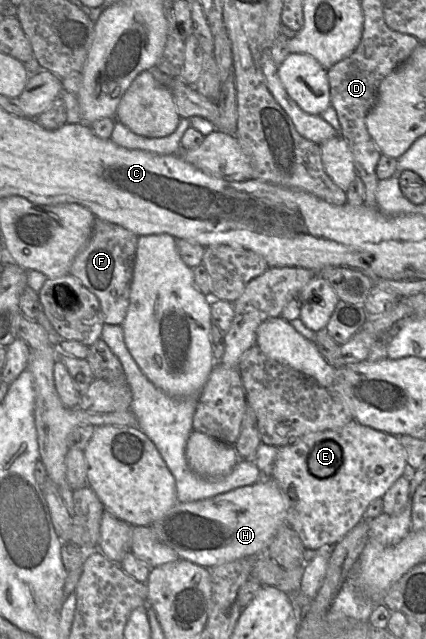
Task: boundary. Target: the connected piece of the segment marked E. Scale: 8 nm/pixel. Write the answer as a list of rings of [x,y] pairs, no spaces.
[[[352,420],[340,429],[309,433],[296,440],[290,446],[280,447],[271,478],[277,483],[289,503],[287,523],[298,534],[306,550],[308,552],[316,552],[318,550],[330,550],[335,544],[337,544],[356,524],[364,518],[364,513],[368,505],[374,499],[382,498],[388,489],[395,483],[395,481],[408,472],[407,453],[400,442],[400,437],[374,430],[368,426],[360,424],[356,420]]]

